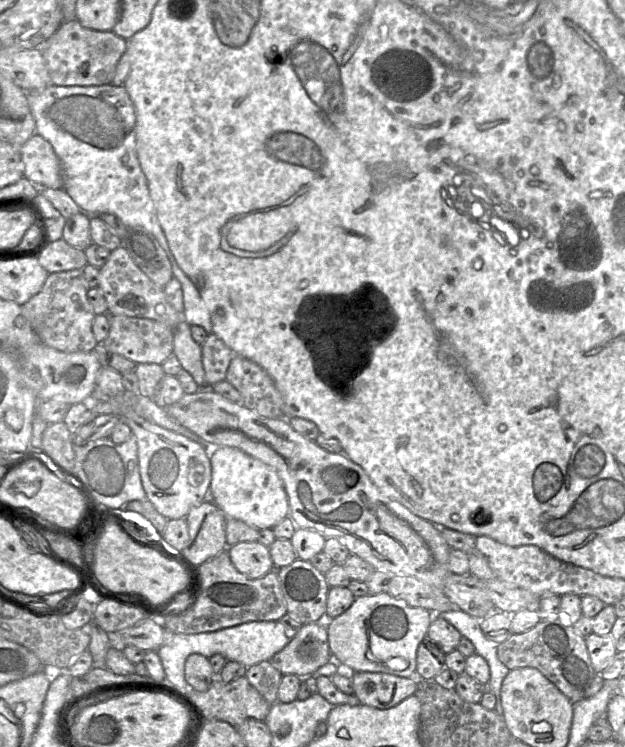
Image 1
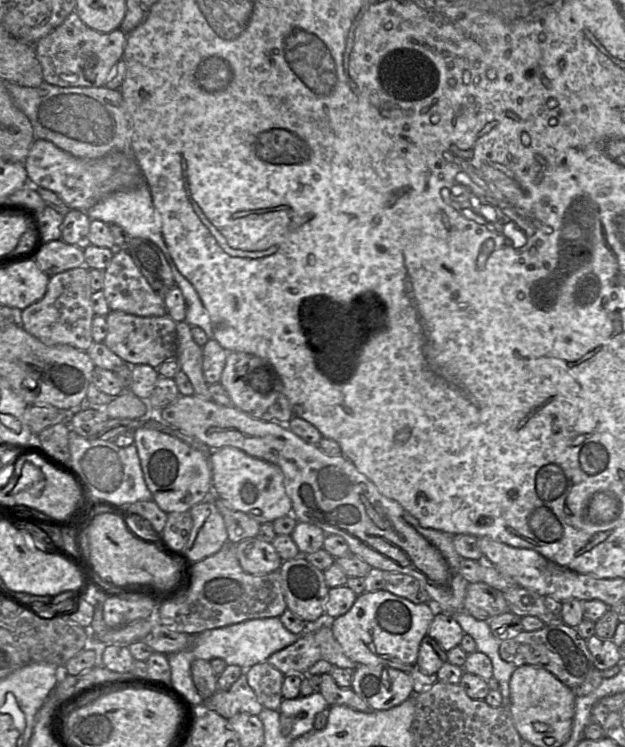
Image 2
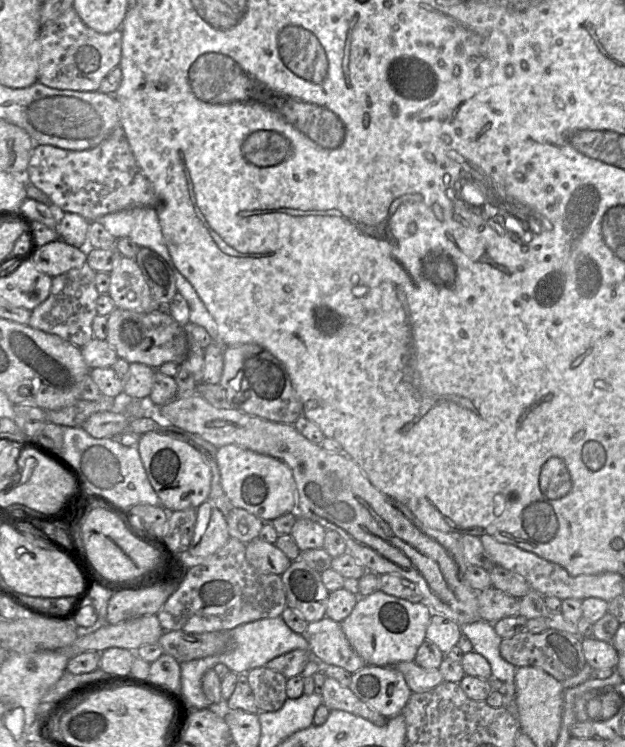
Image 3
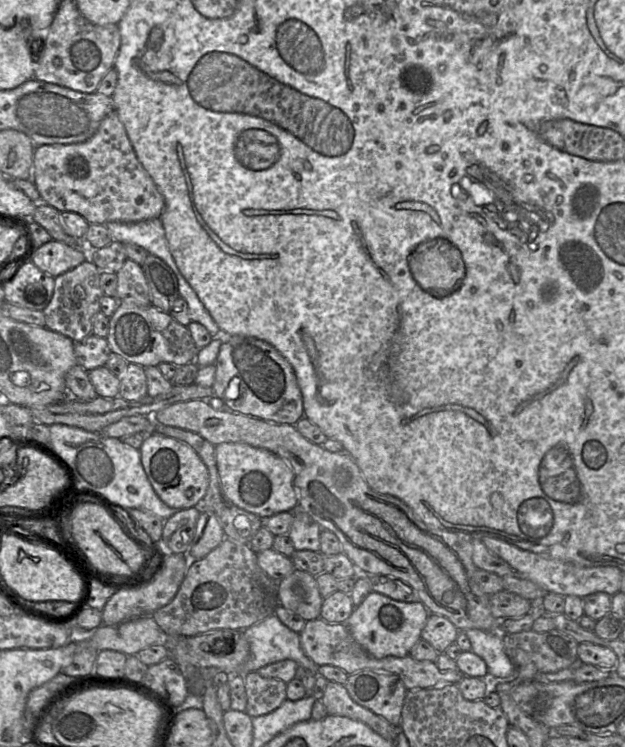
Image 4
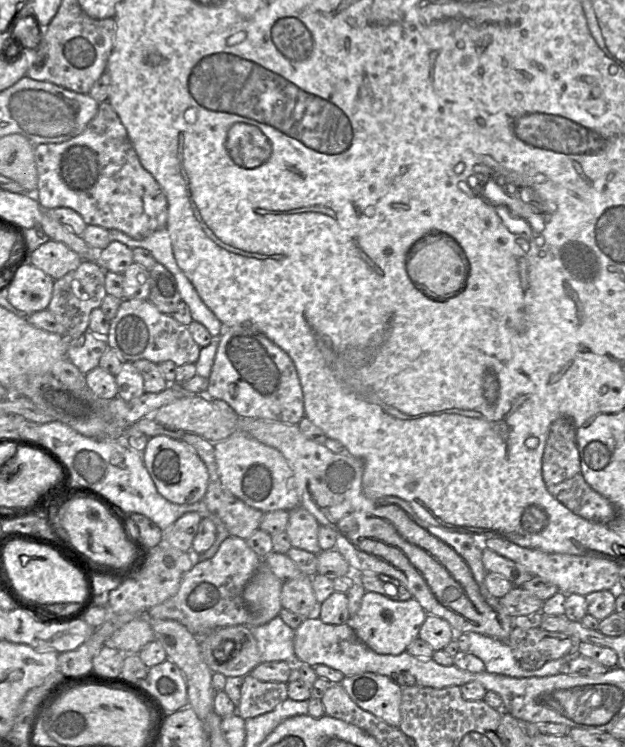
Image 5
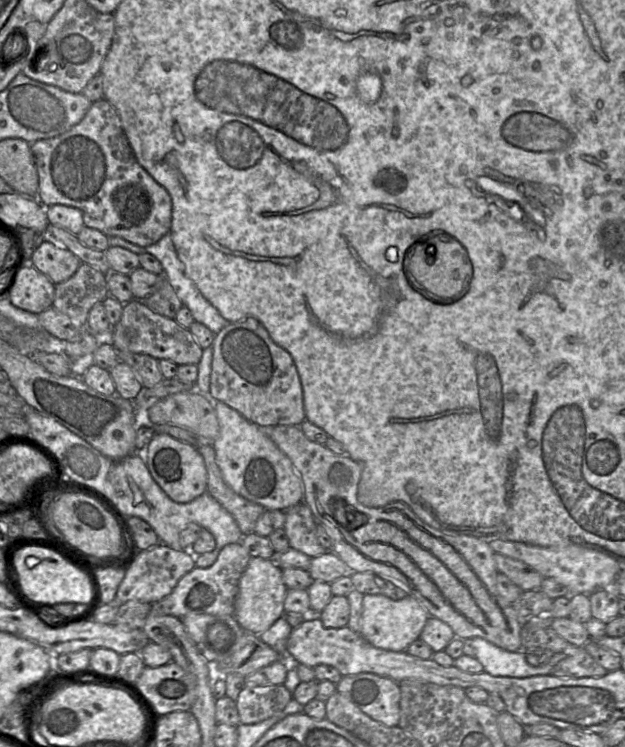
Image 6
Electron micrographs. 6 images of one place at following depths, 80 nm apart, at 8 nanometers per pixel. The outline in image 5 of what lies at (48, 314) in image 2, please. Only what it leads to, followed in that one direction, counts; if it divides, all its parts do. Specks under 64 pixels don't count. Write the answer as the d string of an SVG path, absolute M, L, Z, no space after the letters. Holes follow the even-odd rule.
M83 260L77 269L54 281L52 298L48 310L64 325L68 339L77 339L89 330L90 314L100 308L107 295L106 271L97 262Z

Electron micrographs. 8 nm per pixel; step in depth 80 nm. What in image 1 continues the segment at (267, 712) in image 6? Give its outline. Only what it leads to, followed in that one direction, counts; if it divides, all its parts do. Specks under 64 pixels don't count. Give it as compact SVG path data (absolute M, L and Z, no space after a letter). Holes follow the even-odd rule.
M270 660L250 666L245 676L269 704L278 701L278 689L283 675Z

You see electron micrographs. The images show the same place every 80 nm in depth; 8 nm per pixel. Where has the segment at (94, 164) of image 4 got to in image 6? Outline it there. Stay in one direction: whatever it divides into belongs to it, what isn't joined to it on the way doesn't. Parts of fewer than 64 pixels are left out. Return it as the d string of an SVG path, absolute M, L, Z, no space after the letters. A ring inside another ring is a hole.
M105 98L92 103L84 118L68 131L30 144L39 176L37 197L45 207L54 204L76 207L82 212L84 225L95 228L108 237L121 237L138 246L150 246L170 232L171 196L139 164L118 112Z

